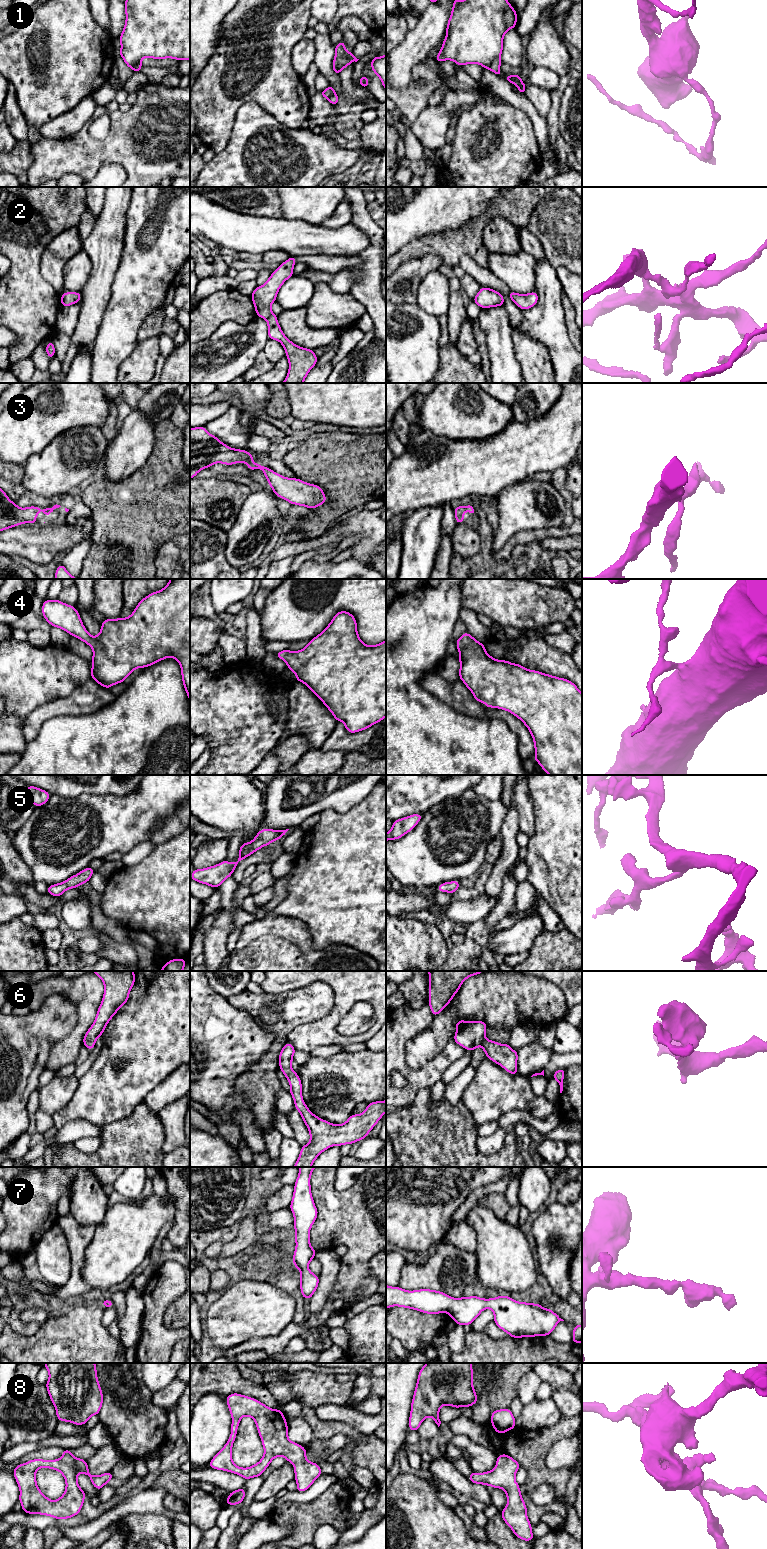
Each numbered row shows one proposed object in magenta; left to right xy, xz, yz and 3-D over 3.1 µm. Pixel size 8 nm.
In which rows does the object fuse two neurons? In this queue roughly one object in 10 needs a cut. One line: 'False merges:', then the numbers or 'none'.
False merges: 1

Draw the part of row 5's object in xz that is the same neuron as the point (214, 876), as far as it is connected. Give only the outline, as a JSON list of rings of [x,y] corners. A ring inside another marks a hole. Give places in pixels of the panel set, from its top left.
[[[262,829],[255,838],[249,843],[242,843],[239,849],[239,858],[235,863],[229,863],[227,860],[221,863],[207,867],[204,869],[194,869],[191,874],[191,880],[209,885],[213,888],[218,888],[228,877],[232,875],[237,865],[246,857],[261,849],[263,846],[268,846],[271,842],[279,840],[285,835],[286,830]]]

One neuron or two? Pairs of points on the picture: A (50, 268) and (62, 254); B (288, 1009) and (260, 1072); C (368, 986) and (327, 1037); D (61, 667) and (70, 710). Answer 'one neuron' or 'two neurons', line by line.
A: one neuron
B: one neuron
C: one neuron
D: two neurons

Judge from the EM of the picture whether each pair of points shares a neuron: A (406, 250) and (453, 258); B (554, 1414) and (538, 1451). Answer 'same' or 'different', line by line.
A: same
B: different

